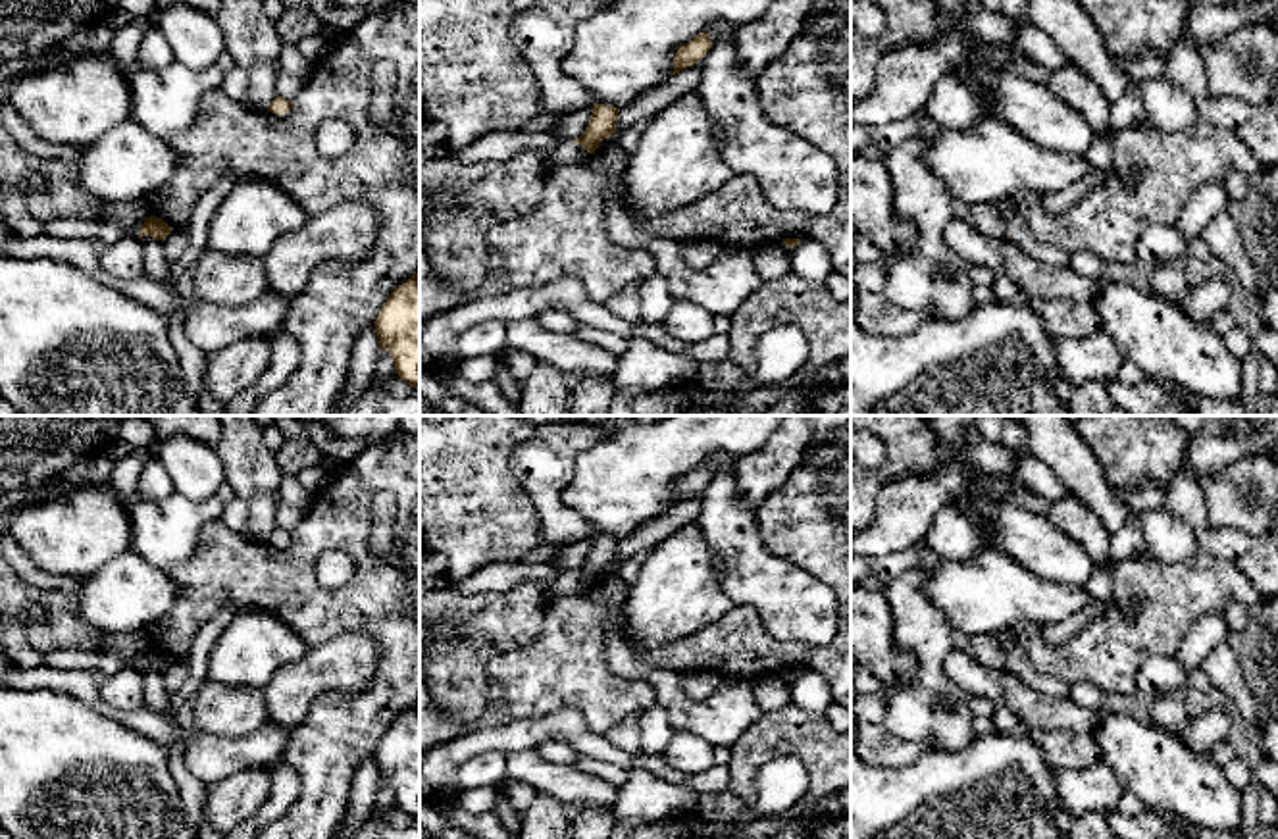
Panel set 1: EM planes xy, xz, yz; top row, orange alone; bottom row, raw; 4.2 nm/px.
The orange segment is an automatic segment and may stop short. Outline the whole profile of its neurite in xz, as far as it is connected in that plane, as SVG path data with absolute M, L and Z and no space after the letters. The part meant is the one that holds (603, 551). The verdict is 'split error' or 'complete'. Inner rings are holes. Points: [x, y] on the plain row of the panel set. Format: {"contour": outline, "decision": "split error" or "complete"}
{"contour": "M593 535L593 545L587 562L572 573L581 575L589 585L595 585L599 575L616 564L618 545L620 539Z", "decision": "complete"}

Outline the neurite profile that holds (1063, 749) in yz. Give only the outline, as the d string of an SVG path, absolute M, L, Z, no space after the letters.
M1026 729L1034 743L1043 750L1055 772L1086 770L1101 762L1101 750L1093 735L1072 733L1066 729Z

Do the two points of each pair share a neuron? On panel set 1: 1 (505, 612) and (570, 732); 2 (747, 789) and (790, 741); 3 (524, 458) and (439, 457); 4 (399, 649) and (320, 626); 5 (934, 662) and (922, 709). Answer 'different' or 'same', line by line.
1: different
2: same
3: different
4: same
5: same

